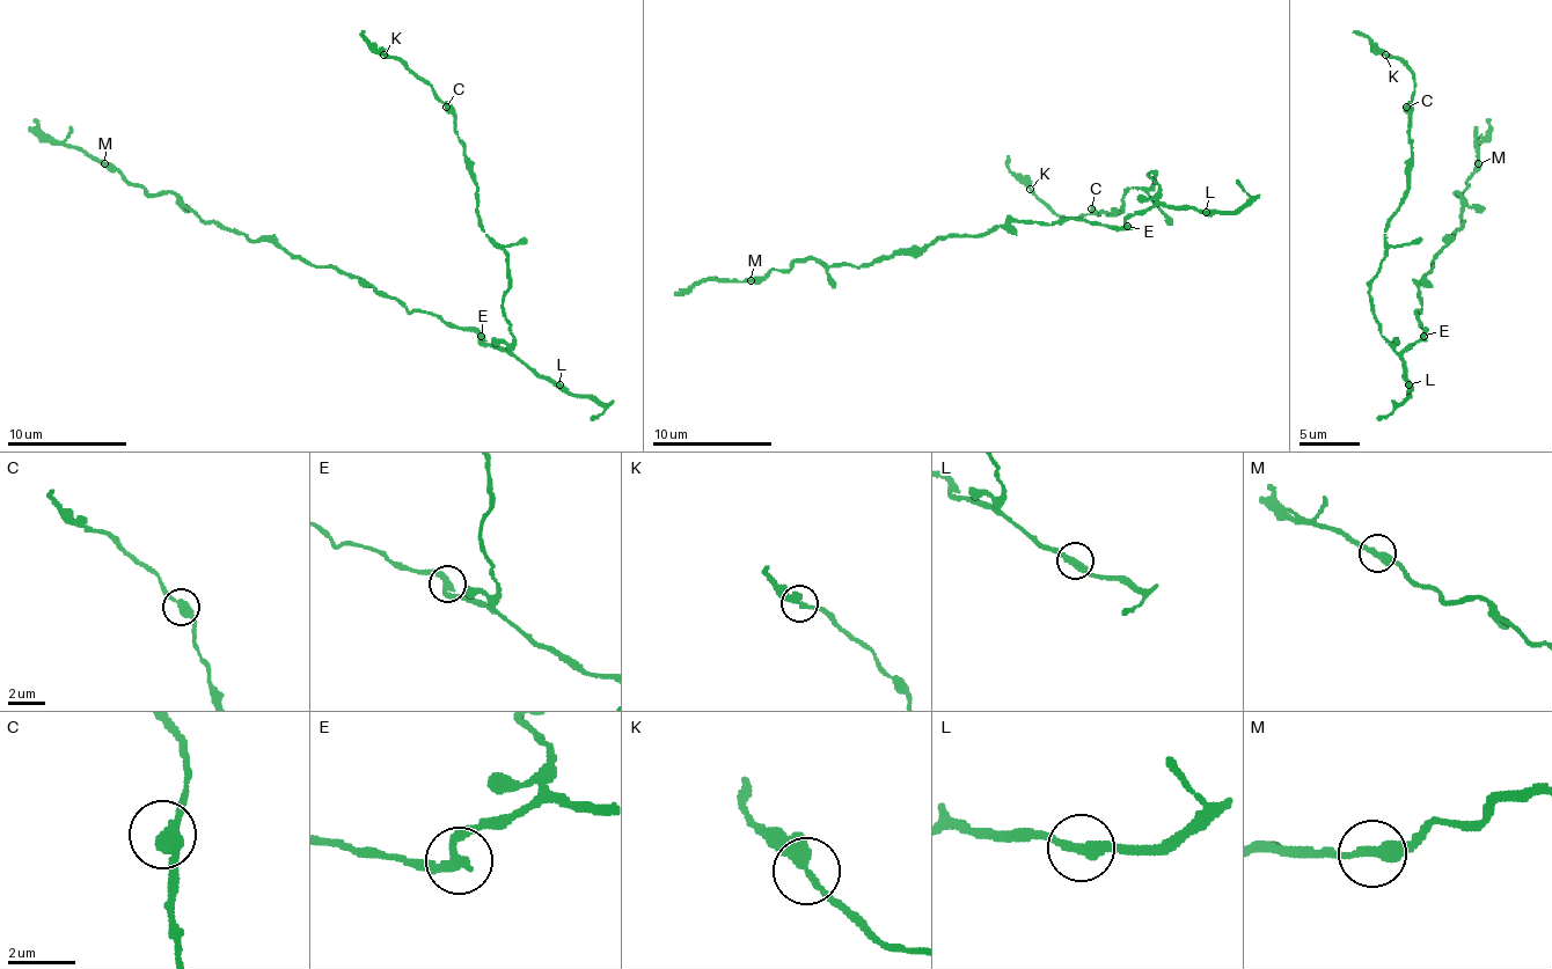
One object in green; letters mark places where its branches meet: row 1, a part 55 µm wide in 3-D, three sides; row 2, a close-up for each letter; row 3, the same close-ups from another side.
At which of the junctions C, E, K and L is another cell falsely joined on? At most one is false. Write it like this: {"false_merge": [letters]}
{"false_merge": []}

